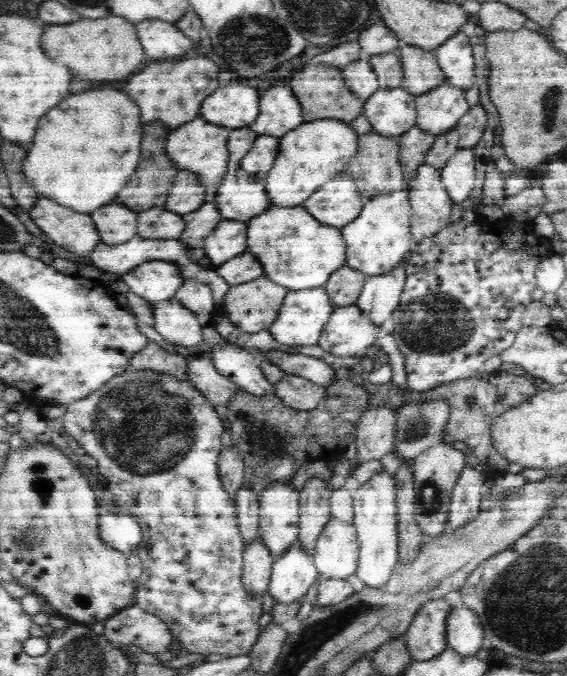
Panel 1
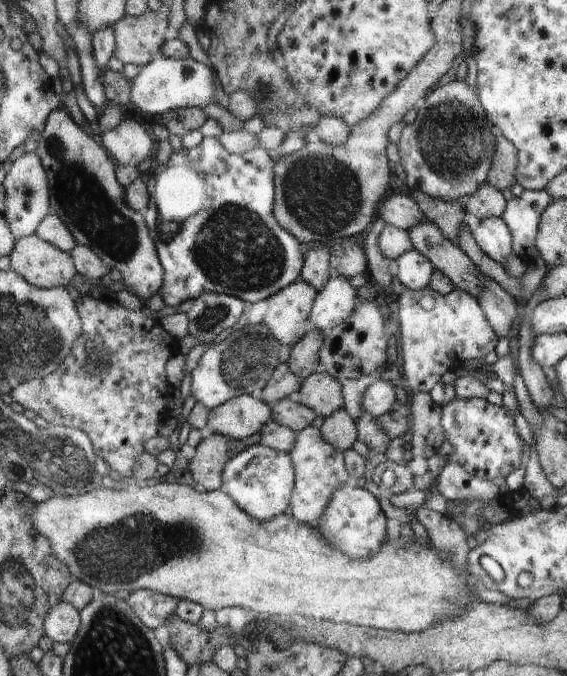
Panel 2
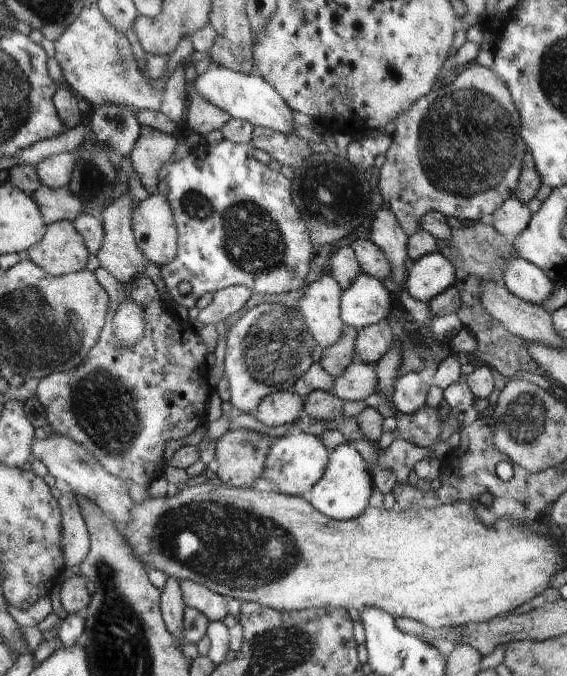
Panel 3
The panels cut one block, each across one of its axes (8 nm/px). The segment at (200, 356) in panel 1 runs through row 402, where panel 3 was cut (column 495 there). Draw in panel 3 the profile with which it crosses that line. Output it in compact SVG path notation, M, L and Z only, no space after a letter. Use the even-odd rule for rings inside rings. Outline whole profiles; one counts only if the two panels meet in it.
M512 196L492 215L492 226L510 243L522 235L524 230L530 226L533 213L523 202Z

